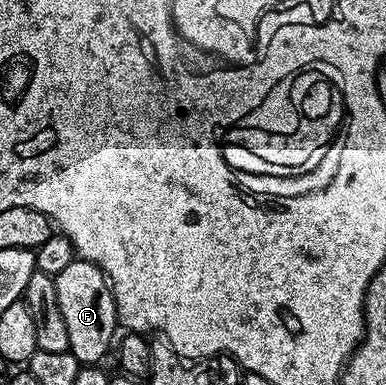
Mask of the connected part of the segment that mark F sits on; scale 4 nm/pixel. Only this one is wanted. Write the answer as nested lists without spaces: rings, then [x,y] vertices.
[[[76,259],[54,276],[57,286],[57,302],[61,305],[61,314],[65,317],[65,326],[69,333],[69,346],[80,365],[102,365],[107,351],[112,351],[116,339],[115,328],[120,327],[115,299],[107,276],[88,260]]]

